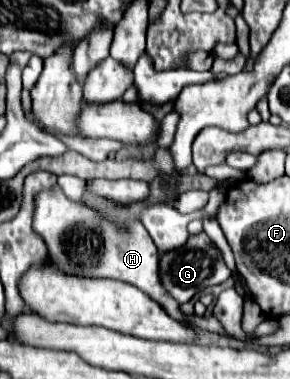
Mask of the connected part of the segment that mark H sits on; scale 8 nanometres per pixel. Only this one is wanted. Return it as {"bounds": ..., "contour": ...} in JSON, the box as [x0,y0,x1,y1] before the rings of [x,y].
{"bounds":[33,185,187,321],"contour":[[[57,185],[51,191],[39,193],[35,205],[37,205],[33,217],[35,231],[43,235],[51,263],[57,265],[63,273],[81,277],[109,277],[131,283],[139,287],[143,293],[147,293],[151,299],[155,299],[173,319],[177,321],[187,319],[179,311],[177,301],[161,285],[159,251],[155,249],[155,243],[151,241],[143,223],[135,221],[133,227],[121,231],[115,225],[101,219],[97,211],[89,209],[81,201],[79,203],[69,201]]]}

